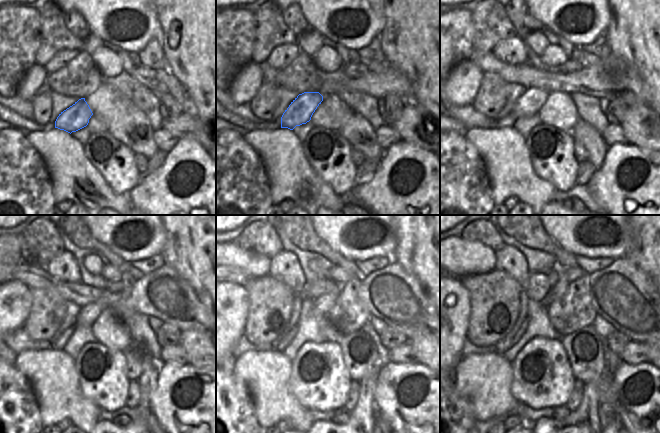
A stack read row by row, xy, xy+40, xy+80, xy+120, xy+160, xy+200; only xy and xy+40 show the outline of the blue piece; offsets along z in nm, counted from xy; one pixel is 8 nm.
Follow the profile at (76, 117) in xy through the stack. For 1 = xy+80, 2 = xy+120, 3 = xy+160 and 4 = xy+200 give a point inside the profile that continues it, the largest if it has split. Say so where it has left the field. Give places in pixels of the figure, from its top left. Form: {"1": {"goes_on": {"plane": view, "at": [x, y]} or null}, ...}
{"1": {"goes_on": {"plane": "xy+80", "at": [529, 104]}}, "2": {"goes_on": {"plane": "xy+120", "at": [88, 314]}}, "3": {"goes_on": {"plane": "xy+160", "at": [321, 306]}}, "4": {"goes_on": {"plane": "xy+200", "at": [559, 288]}}}

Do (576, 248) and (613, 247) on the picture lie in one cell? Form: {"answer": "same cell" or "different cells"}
{"answer": "same cell"}

